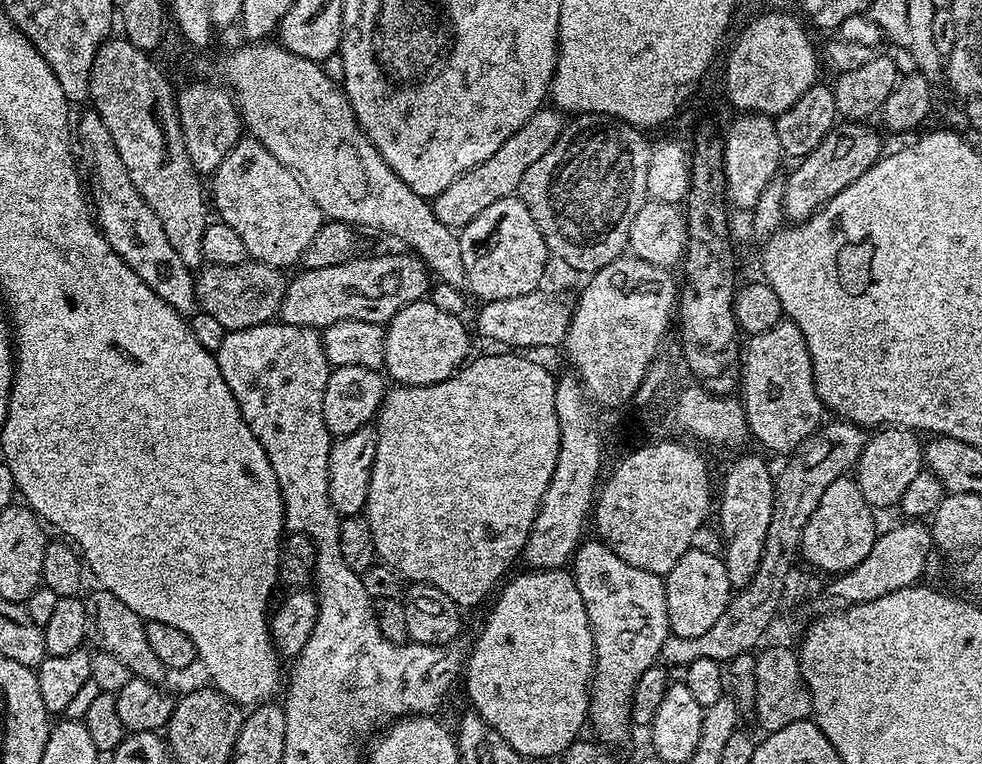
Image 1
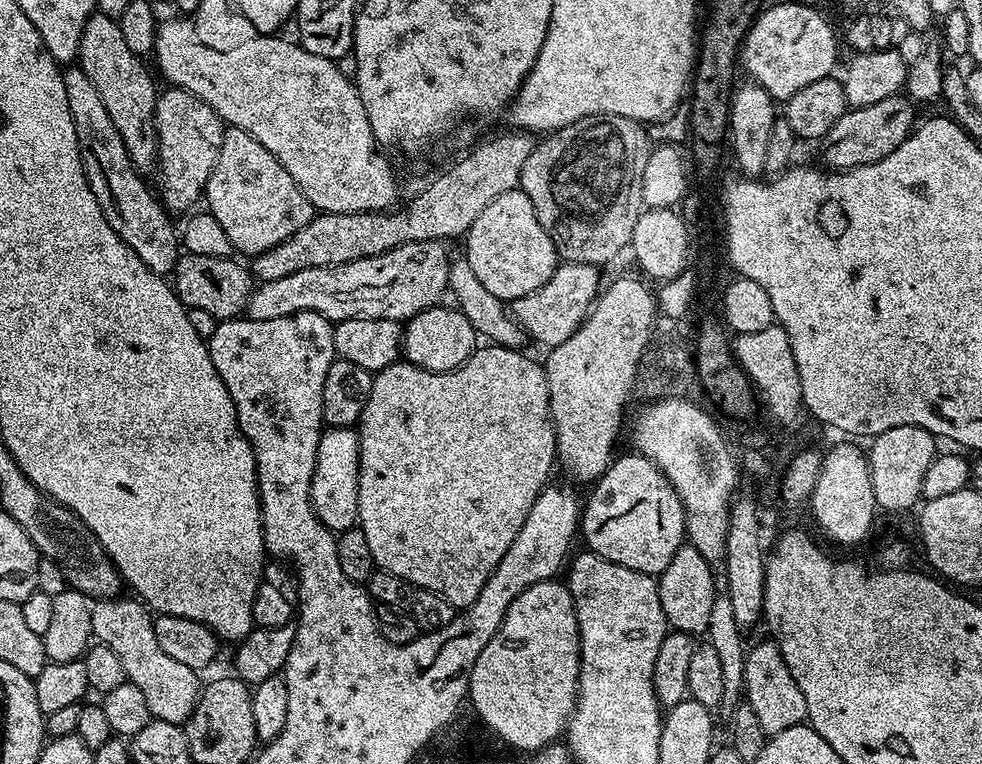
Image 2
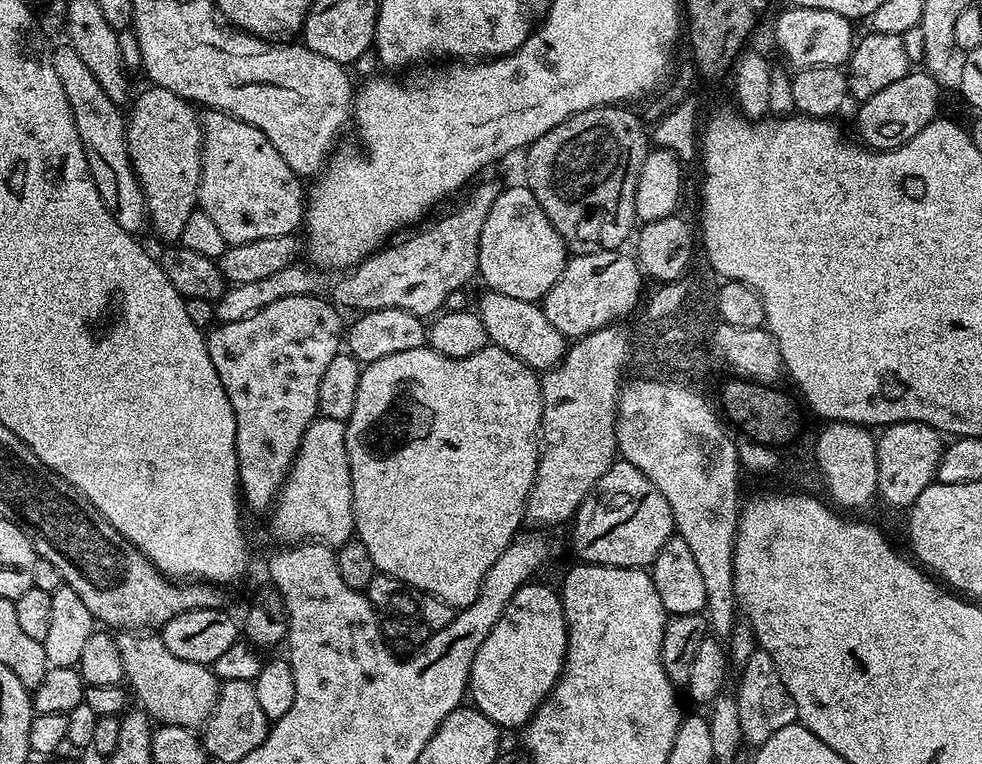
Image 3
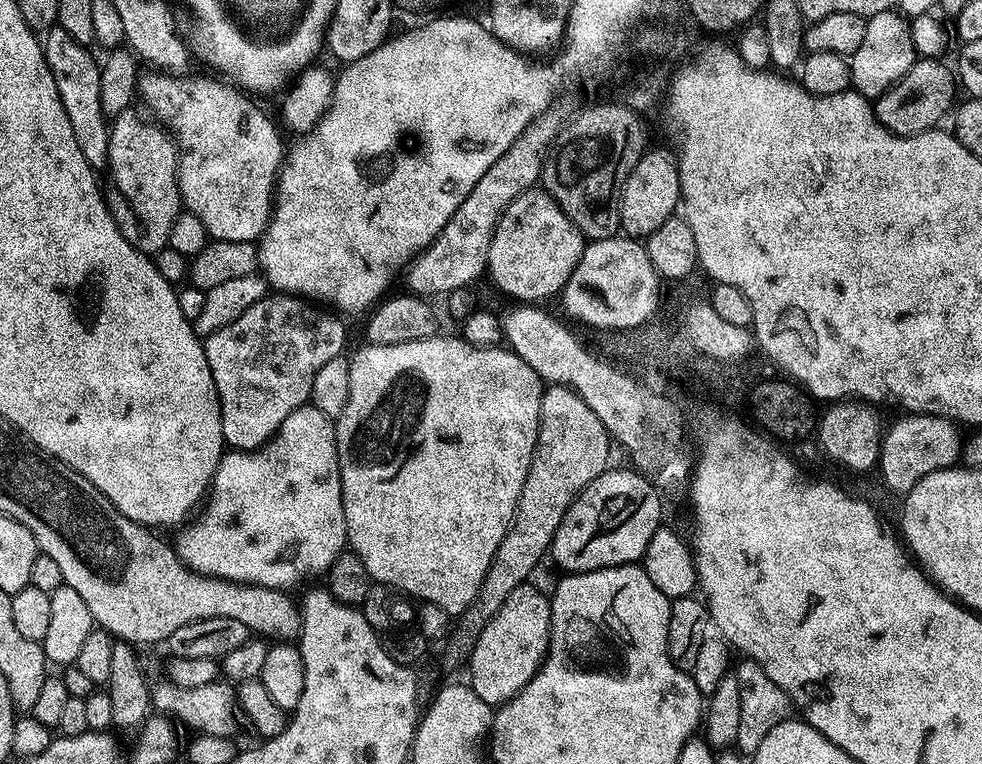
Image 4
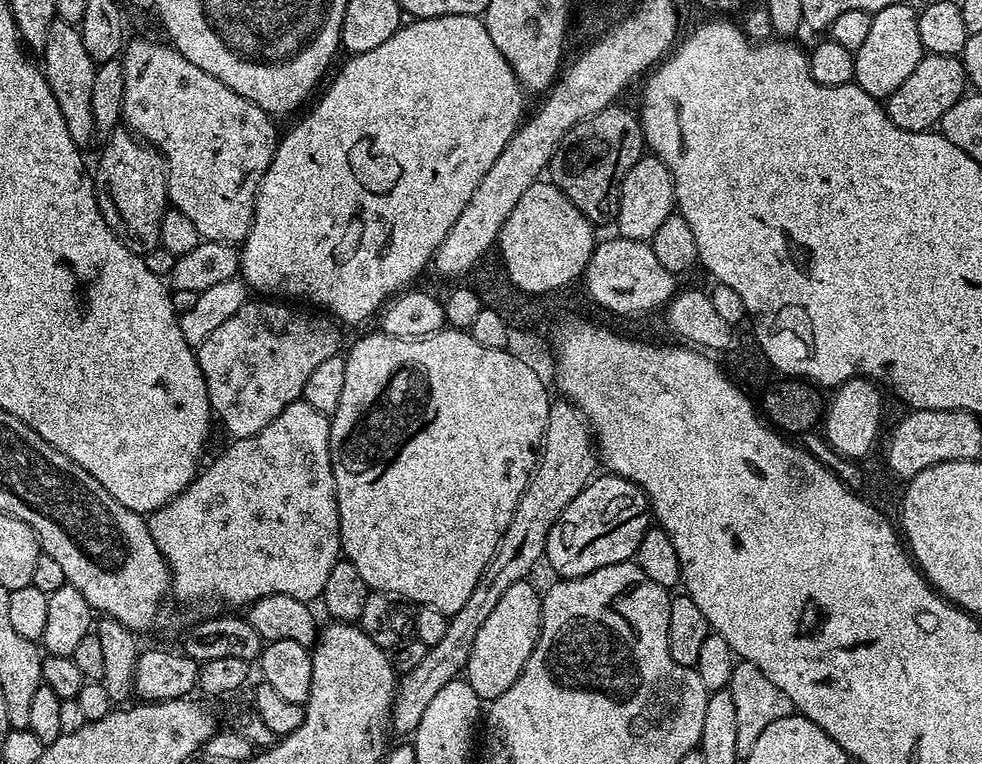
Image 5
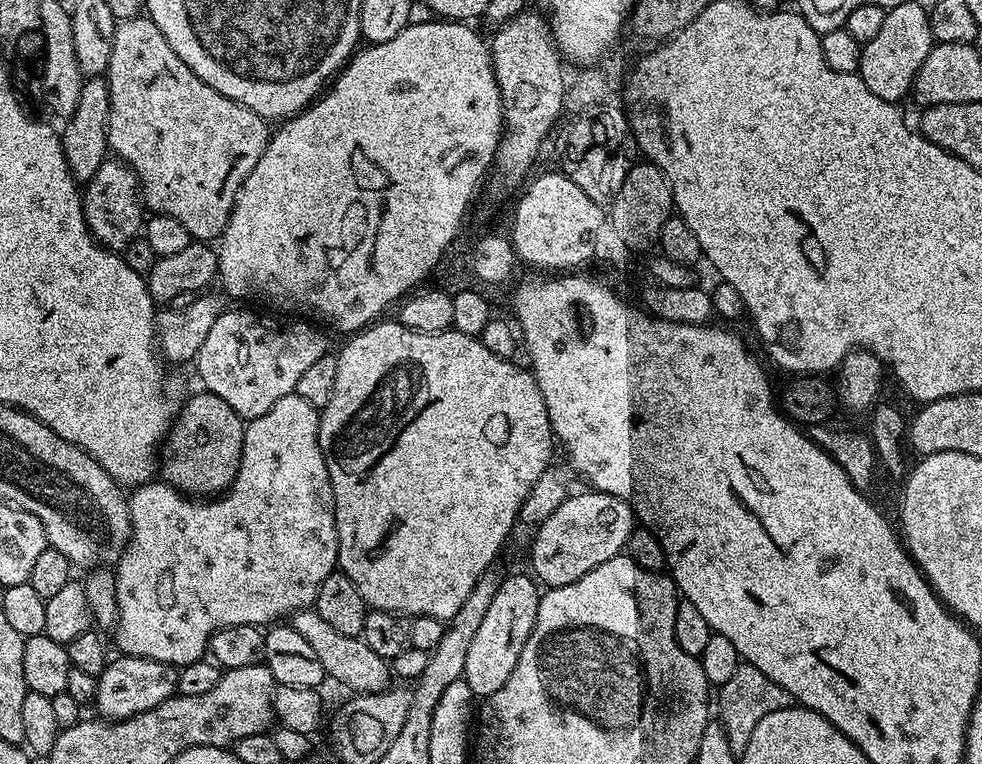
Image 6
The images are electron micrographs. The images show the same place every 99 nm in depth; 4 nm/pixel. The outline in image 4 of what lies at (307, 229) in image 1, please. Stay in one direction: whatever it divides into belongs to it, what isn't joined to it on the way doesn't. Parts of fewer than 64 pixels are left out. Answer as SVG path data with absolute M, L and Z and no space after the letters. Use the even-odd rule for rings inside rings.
M172 74L152 75L156 76L141 75L138 92L142 100L156 110L155 115L174 133L179 151L183 153L180 165L180 198L183 207L194 214L194 218L201 220L212 240L259 241L272 218L274 193L286 159L286 144L284 148L280 141L281 129L277 121L272 121L258 105L234 89L214 80L180 80L184 78Z

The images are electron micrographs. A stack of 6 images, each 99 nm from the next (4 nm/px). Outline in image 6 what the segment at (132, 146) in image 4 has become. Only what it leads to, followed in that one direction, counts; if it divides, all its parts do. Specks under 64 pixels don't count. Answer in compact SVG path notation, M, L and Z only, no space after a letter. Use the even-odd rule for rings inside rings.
M119 158L104 160L102 166L98 166L94 178L87 180L82 199L86 226L92 231L92 237L103 248L108 248L117 254L123 253L125 246L141 235L146 209L142 203L136 176L123 160Z

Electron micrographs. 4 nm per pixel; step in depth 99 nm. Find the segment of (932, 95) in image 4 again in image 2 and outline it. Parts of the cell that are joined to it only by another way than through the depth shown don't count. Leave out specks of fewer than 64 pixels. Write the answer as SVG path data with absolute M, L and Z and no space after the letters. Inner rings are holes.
M904 94L882 98L882 102L874 102L874 106L849 108L842 114L842 118L838 118L838 122L834 122L834 126L830 126L830 130L824 136L823 163L829 169L843 170L866 166L886 158L886 154L902 146L902 142L914 131L912 108L914 109L913 101Z

